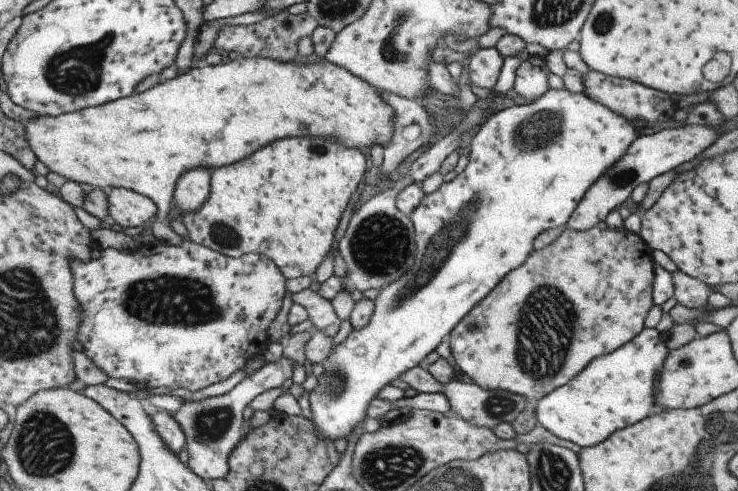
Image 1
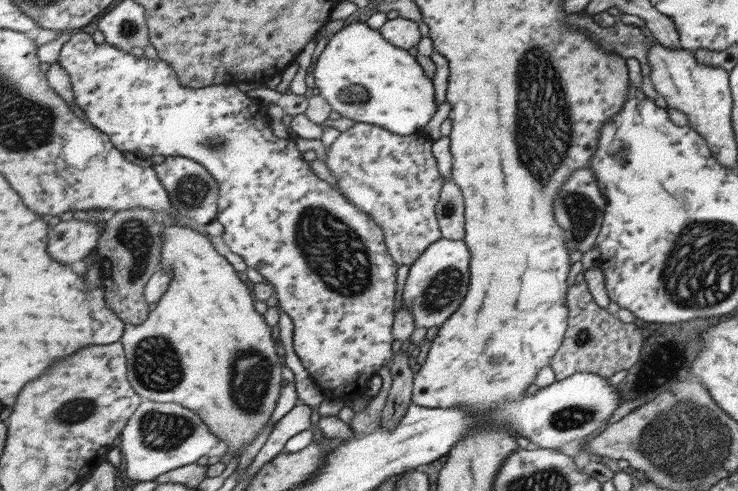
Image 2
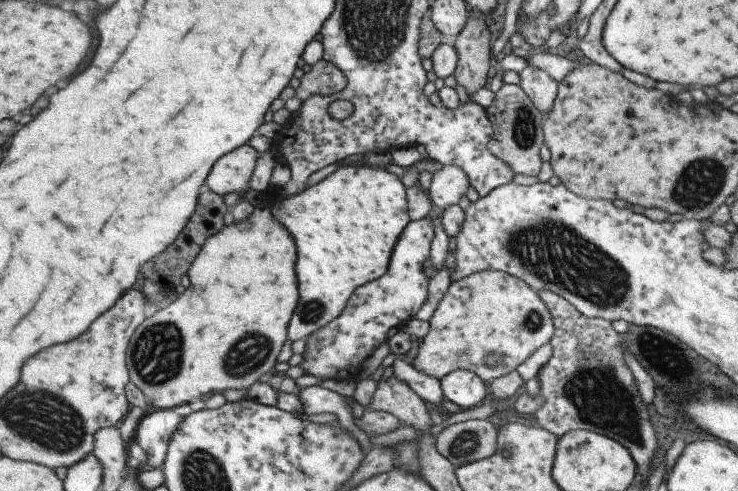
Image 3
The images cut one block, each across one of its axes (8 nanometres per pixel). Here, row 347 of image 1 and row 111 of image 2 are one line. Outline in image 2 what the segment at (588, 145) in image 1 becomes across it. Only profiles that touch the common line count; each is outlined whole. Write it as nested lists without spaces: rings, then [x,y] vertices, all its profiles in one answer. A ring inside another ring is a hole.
[[[355,22],[342,27],[330,38],[316,60],[313,70],[319,95],[323,96],[333,111],[355,122],[373,124],[385,128],[398,136],[412,136],[424,133],[432,116],[438,114],[435,84],[407,49],[391,44],[380,29],[369,28],[365,22]]]

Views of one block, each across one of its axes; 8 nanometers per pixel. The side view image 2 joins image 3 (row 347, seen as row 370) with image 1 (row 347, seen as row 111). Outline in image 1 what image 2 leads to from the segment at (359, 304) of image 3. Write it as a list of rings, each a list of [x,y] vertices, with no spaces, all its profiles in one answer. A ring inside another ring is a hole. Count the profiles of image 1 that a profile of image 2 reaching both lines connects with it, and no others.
[[[188,238],[179,246],[171,246],[160,241],[160,244],[153,248],[141,244],[133,251],[117,250],[117,248],[103,249],[97,260],[87,263],[73,261],[72,268],[74,270],[74,292],[82,309],[82,324],[77,334],[77,340],[83,346],[84,354],[87,354],[93,363],[110,378],[125,379],[129,383],[147,390],[149,388],[159,388],[161,391],[184,388],[191,393],[197,392],[211,384],[227,380],[231,374],[245,367],[249,360],[263,355],[269,346],[267,330],[269,330],[271,322],[275,320],[275,316],[279,314],[288,291],[288,280],[285,274],[270,257],[258,253],[250,253],[243,257],[229,257],[190,241]]]

